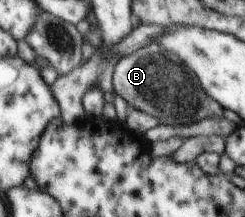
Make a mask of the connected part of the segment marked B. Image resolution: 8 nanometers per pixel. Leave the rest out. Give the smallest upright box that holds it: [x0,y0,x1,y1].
[112,50,224,125]

